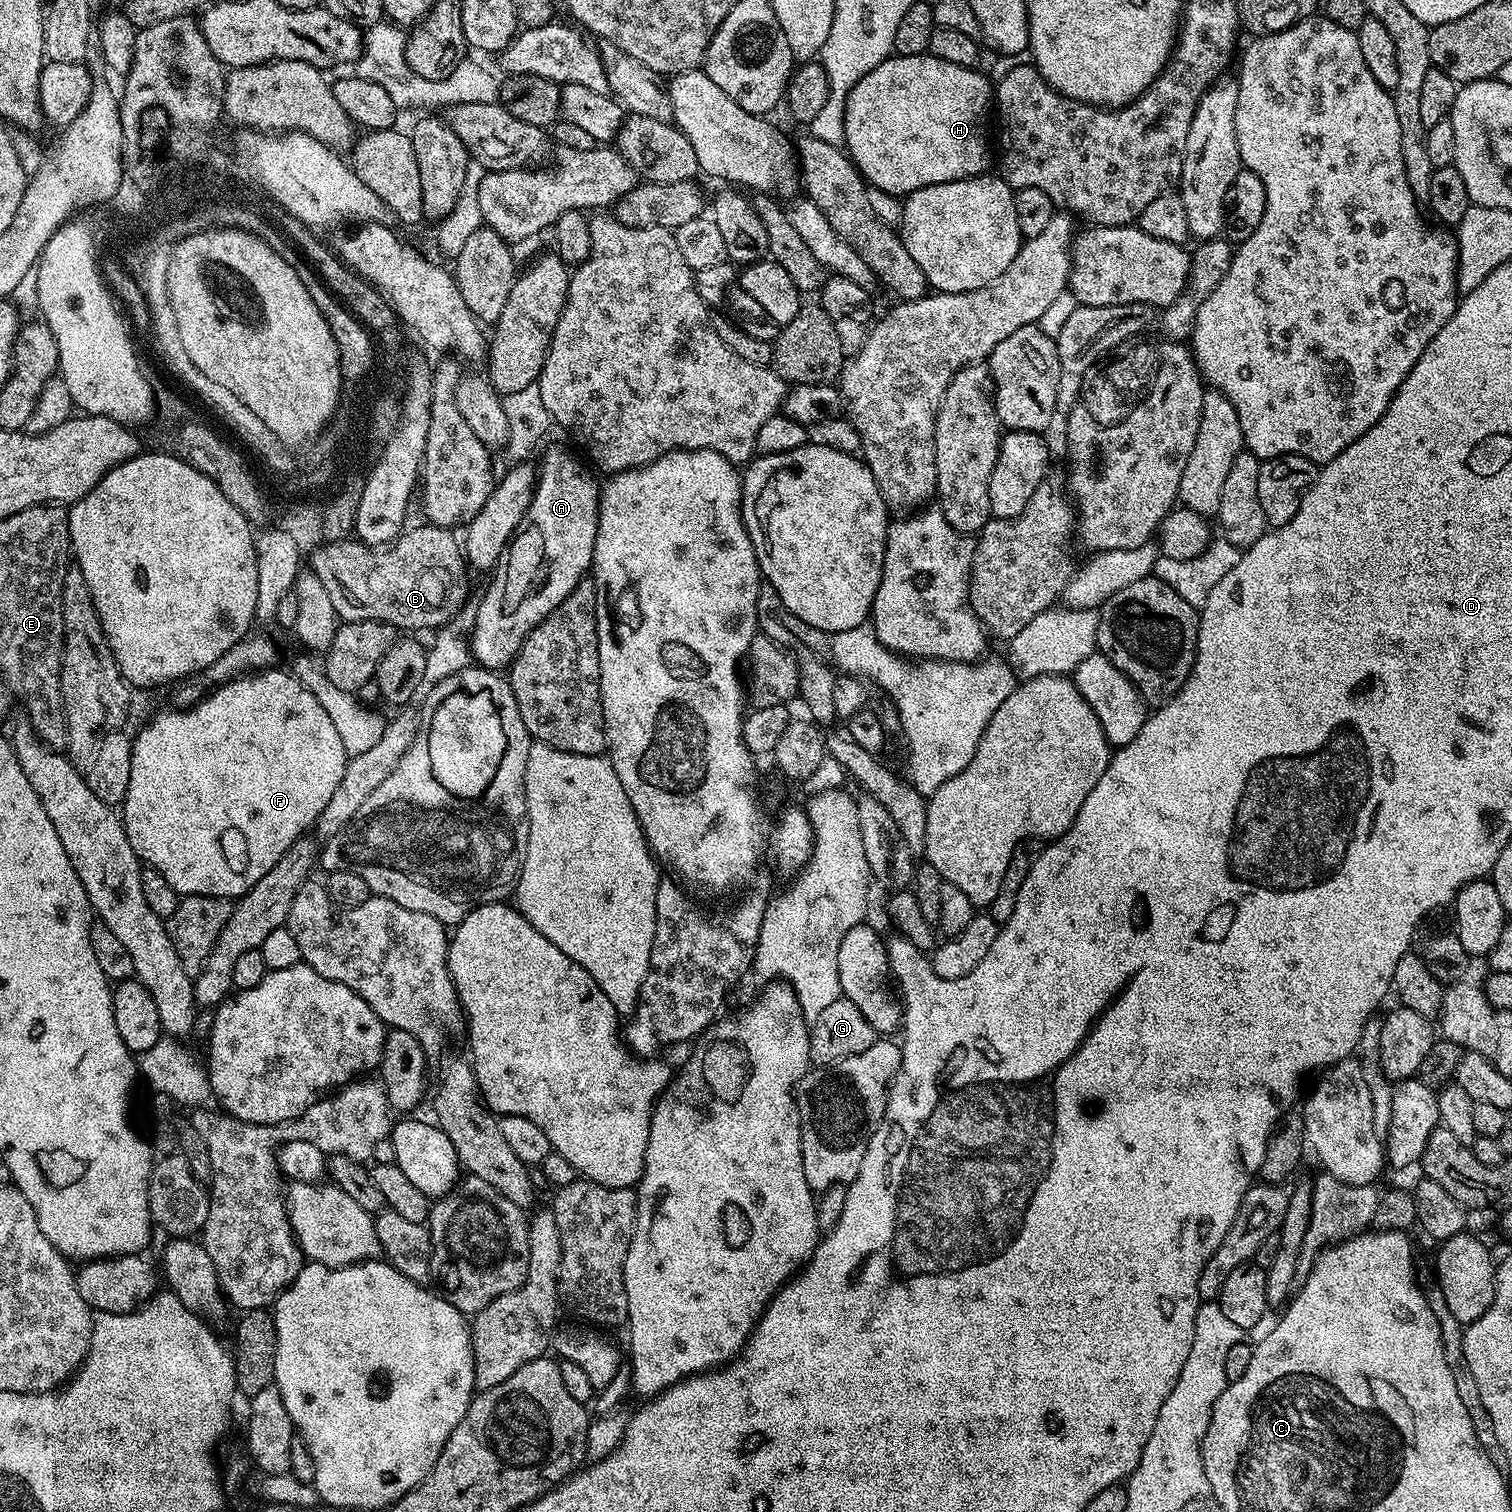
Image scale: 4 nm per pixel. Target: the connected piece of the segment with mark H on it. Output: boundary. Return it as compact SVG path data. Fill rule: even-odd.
M893 54L874 66L874 70L850 90L844 123L846 151L865 181L871 187L886 190L886 194L903 198L926 186L985 175L989 168L988 136L984 127L994 104L994 84L982 73L974 68L954 66L954 62L942 62L942 58L931 54Z

